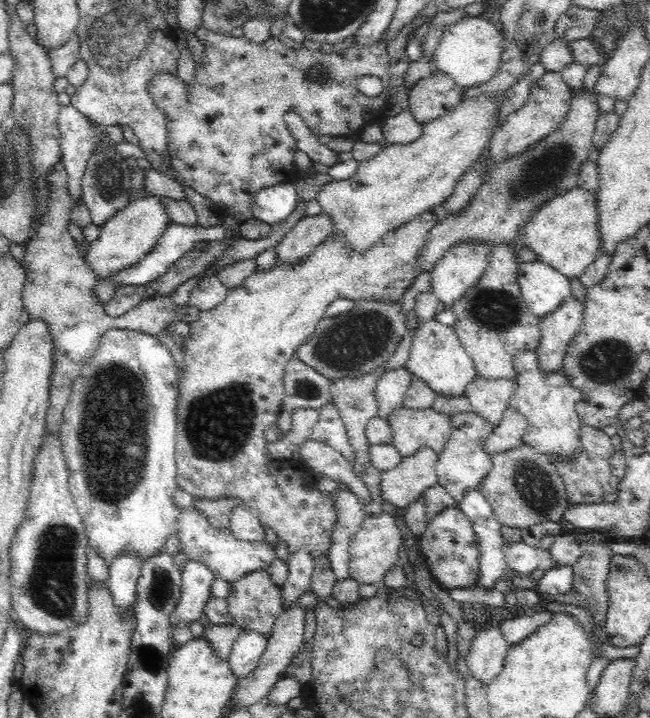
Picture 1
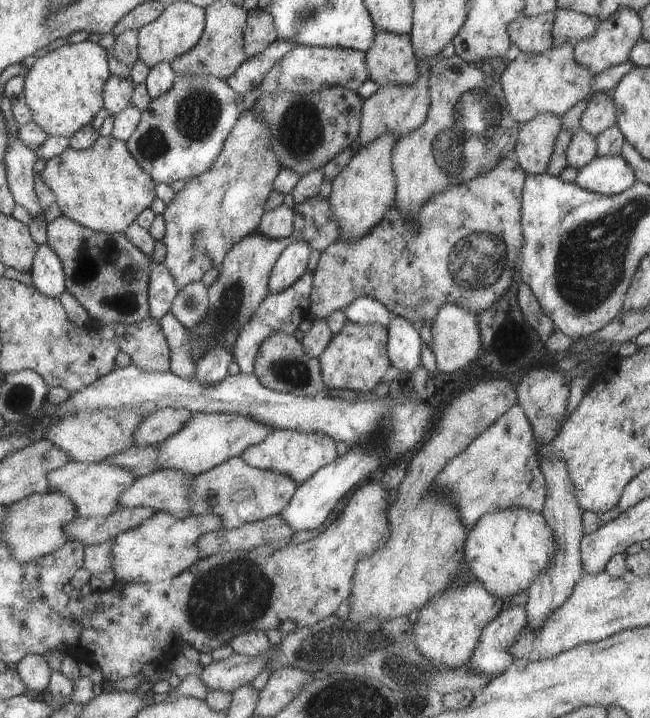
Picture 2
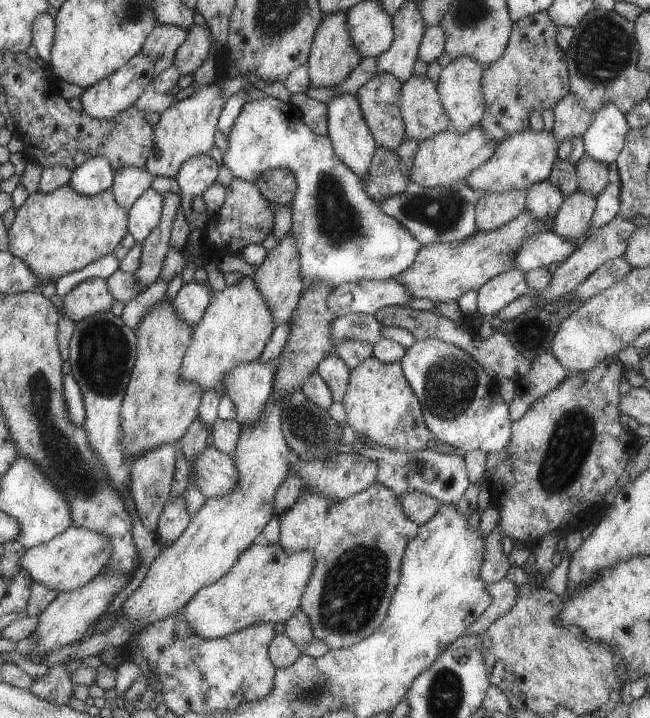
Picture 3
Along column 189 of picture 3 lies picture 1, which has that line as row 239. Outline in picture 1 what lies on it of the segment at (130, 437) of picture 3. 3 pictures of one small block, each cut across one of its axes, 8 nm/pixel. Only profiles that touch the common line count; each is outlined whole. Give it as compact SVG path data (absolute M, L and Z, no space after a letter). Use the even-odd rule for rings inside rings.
M436 212L422 213L420 217L414 217L408 224L402 225L400 228L396 228L393 232L388 232L380 241L377 241L372 248L366 250L366 252L357 252L352 250L351 246L347 244L347 238L344 236L330 236L324 240L316 249L306 257L304 260L296 264L296 266L287 266L286 264L278 264L272 269L265 272L252 273L248 278L244 278L244 281L238 288L228 290L225 299L214 307L212 310L201 311L196 317L194 322L189 322L189 334L184 338L184 344L181 344L182 349L182 366L177 368L179 371L179 395L176 399L176 432L175 432L175 463L177 466L177 473L175 474L176 487L185 490L190 495L198 496L207 500L218 500L218 498L224 498L224 496L236 496L244 500L244 504L248 506L249 510L256 515L256 518L260 519L262 526L268 525L276 531L278 540L285 540L289 546L289 552L294 552L298 549L304 549L310 552L310 555L314 557L318 553L328 553L331 546L331 536L334 534L334 528L338 517L336 515L336 505L334 500L328 494L320 494L318 490L312 488L312 478L308 476L306 465L301 461L300 464L280 464L280 470L278 470L278 462L270 462L266 460L268 453L266 453L266 446L264 432L268 430L272 425L277 424L277 415L281 410L283 403L283 378L287 362L295 356L296 351L299 350L299 346L304 344L312 334L314 327L319 323L319 320L325 318L328 303L338 298L352 299L355 302L359 300L373 300L373 302L398 302L402 298L403 294L413 284L414 278L420 270L418 264L419 255L421 254L421 247L427 244L428 235L431 234L431 230L436 226L435 223Z

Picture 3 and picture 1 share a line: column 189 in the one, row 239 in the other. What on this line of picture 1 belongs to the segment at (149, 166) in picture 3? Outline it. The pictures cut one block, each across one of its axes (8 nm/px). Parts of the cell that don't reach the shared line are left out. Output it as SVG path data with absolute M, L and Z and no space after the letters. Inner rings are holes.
M147 195L142 199L131 201L100 226L100 236L86 245L83 260L96 277L100 279L114 277L148 255L159 242L163 232L167 230L168 223L170 223L168 212L164 209L160 197Z

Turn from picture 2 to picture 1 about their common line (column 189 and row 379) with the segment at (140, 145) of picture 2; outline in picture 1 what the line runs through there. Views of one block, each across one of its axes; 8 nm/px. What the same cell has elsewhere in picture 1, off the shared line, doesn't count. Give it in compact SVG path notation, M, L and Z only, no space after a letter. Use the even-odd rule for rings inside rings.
M115 328L107 330L101 337L98 349L72 383L59 430L60 447L69 472L69 490L83 517L87 546L110 567L120 554L129 554L144 563L148 558L158 556L164 550L166 540L175 536L181 542L181 548L180 554L173 559L180 569L186 560L195 560L206 566L215 579L228 583L257 570L266 571L276 558L270 541L265 538L257 541L236 539L230 527L214 527L204 511L193 505L178 507L174 503L179 371L173 357L154 334Z

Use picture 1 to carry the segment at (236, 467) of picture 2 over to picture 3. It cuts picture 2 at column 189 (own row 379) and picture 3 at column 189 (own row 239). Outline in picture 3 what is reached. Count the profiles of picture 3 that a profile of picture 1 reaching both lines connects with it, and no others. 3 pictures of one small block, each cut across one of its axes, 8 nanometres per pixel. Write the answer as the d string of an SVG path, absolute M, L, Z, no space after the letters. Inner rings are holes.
M182 496L173 501L167 500L158 517L155 531L157 541L173 543L189 522L190 515L186 512L186 504Z

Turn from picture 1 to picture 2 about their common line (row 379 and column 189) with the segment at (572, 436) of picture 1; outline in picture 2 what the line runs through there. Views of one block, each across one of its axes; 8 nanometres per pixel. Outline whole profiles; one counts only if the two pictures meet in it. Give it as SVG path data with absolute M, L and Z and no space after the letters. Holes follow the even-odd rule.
M157 511L147 522L130 528L113 539L111 544L111 571L115 580L123 582L143 582L153 584L159 580L175 580L187 566L199 558L195 540L199 535L214 531L222 526L222 518L215 514L187 515L177 517L167 512Z

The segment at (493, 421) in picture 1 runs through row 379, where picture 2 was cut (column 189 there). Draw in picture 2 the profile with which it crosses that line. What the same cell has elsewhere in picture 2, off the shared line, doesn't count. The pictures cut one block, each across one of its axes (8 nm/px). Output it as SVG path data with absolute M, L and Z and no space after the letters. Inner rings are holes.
M157 469L147 476L137 477L135 482L119 494L119 507L149 507L153 510L167 512L177 517L186 517L189 515L189 484L193 476L185 474L181 470Z

